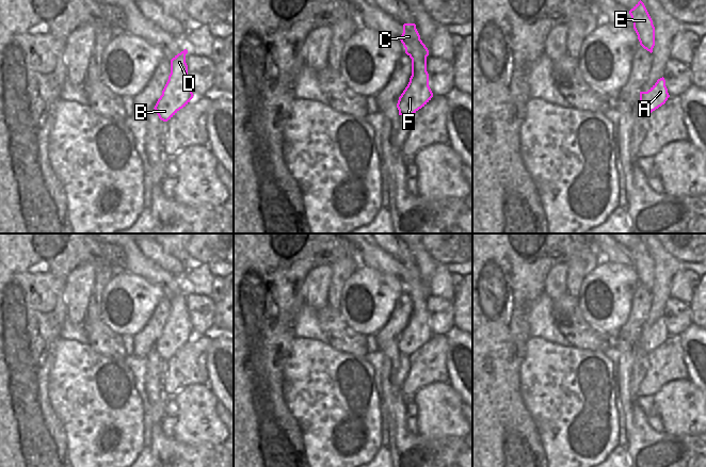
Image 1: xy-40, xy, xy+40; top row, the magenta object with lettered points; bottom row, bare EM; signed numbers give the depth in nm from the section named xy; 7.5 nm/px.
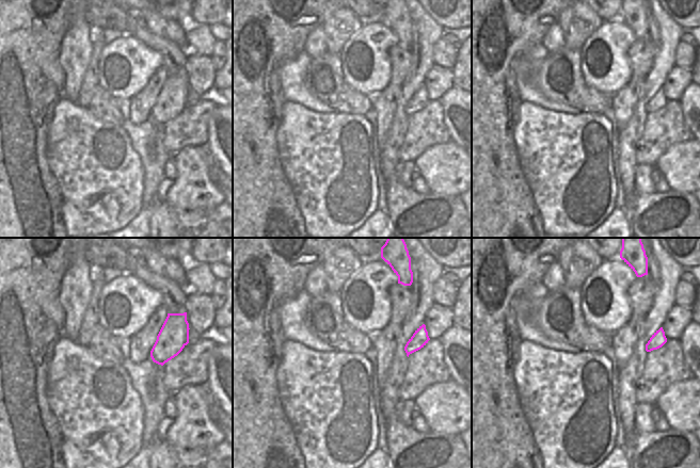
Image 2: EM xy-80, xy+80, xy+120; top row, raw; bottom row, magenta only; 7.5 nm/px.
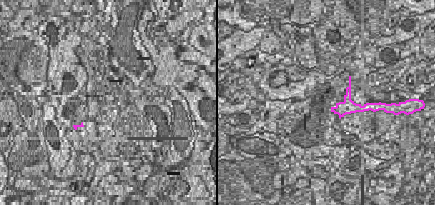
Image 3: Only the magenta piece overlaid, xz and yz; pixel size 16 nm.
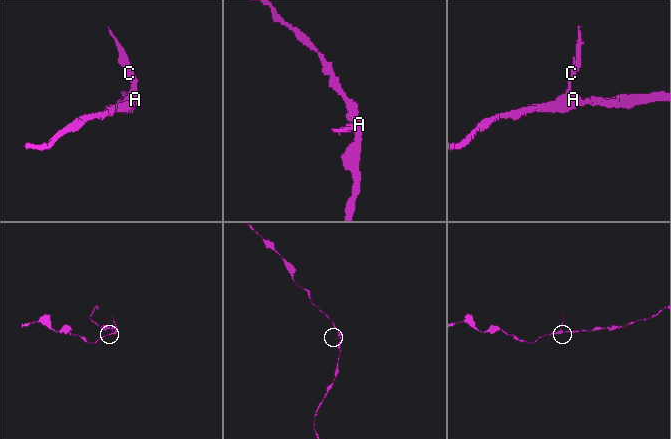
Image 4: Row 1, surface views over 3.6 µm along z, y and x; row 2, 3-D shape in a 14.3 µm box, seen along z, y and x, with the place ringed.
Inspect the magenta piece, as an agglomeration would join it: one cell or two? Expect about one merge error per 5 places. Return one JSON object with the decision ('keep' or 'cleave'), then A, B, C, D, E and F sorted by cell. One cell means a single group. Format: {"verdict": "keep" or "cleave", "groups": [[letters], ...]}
{"verdict": "keep", "groups": [["A", "B", "C", "D", "E", "F"]]}

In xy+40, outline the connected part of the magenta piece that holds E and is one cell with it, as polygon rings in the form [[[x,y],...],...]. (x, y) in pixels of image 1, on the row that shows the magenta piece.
[[[640,0],[629,14],[640,45],[652,53],[655,46],[655,27],[644,3]]]

